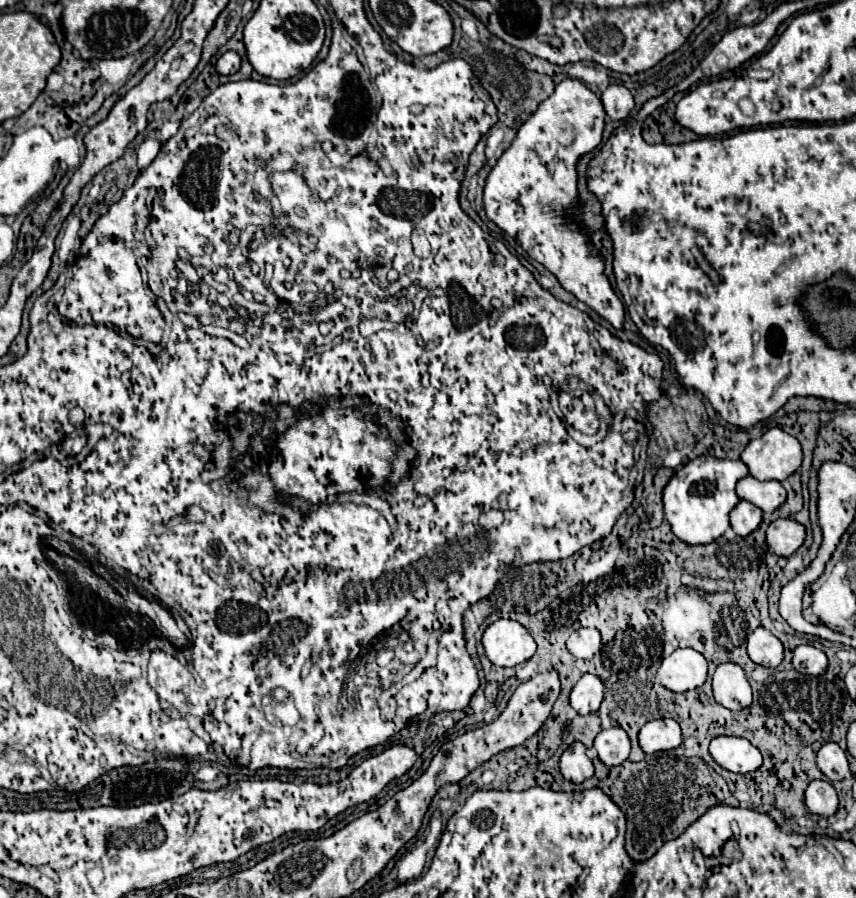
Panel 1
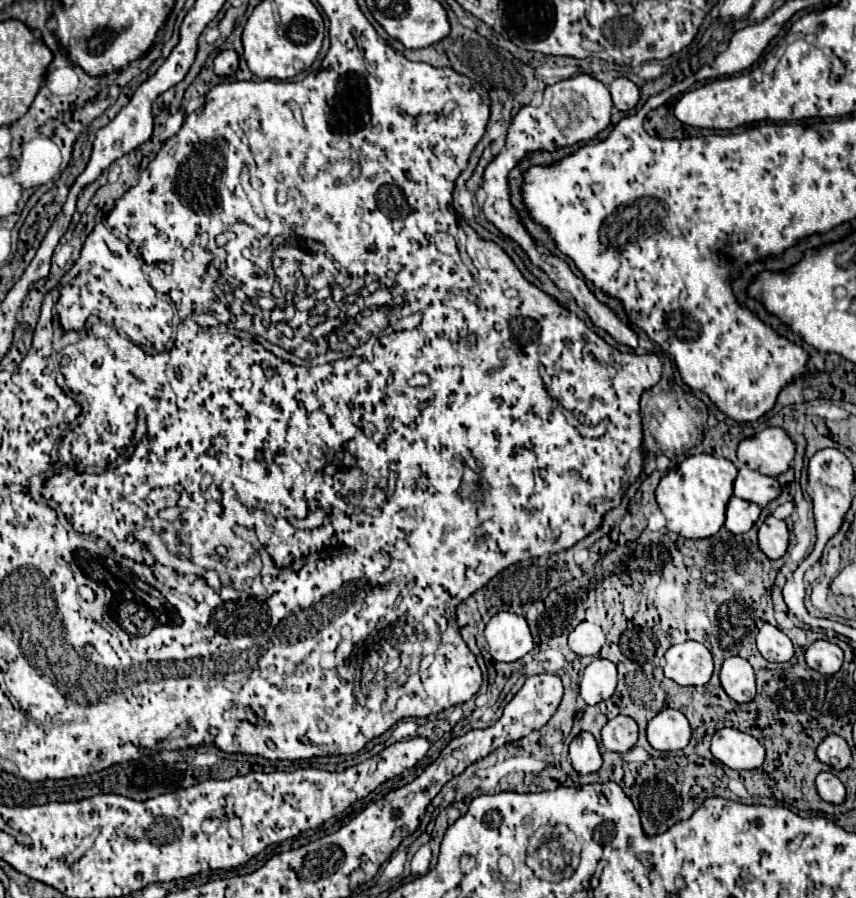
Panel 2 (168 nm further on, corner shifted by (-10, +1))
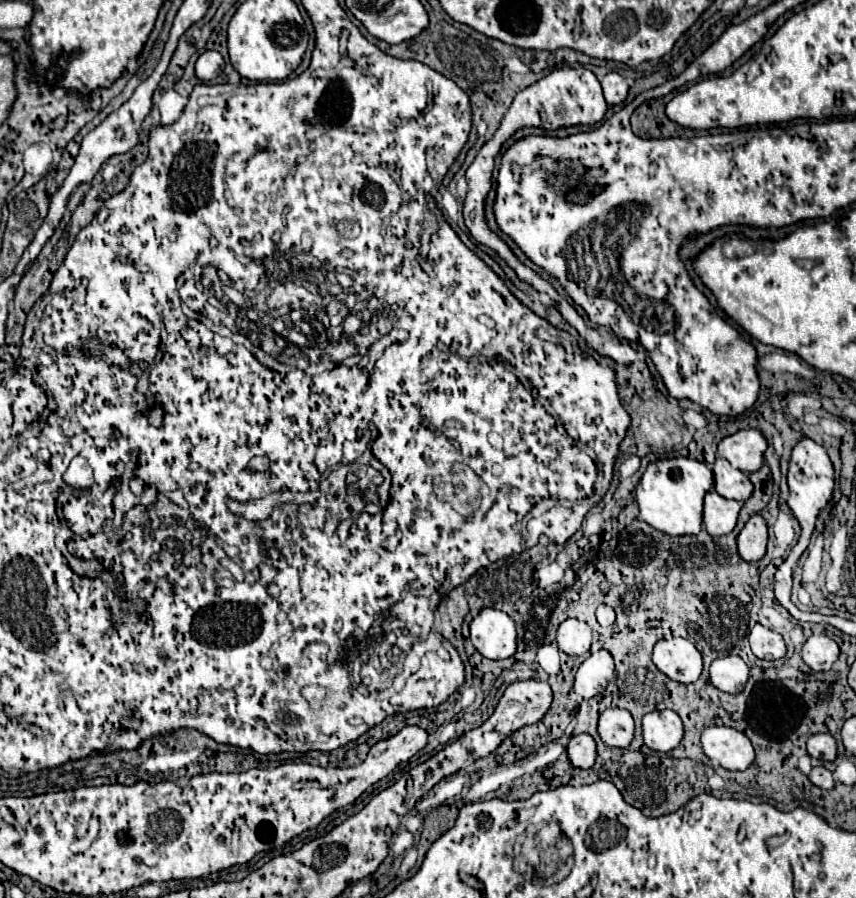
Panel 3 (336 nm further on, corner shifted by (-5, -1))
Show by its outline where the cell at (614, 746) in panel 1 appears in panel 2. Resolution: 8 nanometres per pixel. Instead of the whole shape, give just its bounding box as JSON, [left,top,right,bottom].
[602,715,638,753]

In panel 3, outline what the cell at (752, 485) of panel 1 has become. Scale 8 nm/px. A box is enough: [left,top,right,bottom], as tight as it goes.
[713,457,753,503]

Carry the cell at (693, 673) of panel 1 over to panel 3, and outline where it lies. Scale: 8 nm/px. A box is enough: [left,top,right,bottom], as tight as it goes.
[653,637,703,683]

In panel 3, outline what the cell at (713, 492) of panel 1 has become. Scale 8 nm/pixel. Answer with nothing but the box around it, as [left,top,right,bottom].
[637,457,713,537]

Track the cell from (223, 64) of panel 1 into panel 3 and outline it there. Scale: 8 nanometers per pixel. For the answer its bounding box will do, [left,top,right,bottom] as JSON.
[195,51,225,81]

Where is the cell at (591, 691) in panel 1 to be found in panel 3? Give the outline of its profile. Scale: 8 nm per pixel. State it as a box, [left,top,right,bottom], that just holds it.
[575,649,615,699]

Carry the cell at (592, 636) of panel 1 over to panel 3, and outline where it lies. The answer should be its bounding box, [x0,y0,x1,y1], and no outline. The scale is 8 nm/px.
[557,619,593,655]

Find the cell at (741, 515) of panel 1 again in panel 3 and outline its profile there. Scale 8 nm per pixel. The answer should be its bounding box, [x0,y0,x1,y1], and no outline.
[703,491,741,535]

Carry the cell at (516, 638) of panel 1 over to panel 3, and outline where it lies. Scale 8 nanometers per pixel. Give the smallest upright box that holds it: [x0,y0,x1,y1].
[471,609,517,659]

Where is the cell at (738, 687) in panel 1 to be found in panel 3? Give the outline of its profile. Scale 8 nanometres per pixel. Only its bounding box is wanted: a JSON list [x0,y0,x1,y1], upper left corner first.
[711,655,749,693]

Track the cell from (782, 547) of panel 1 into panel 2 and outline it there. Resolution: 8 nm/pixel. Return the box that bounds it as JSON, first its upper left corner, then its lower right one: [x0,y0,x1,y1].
[758,515,788,559]

